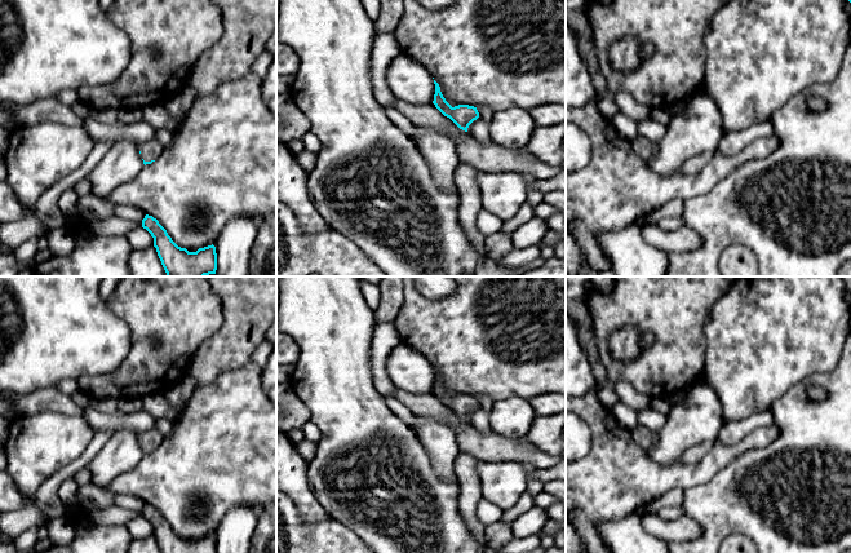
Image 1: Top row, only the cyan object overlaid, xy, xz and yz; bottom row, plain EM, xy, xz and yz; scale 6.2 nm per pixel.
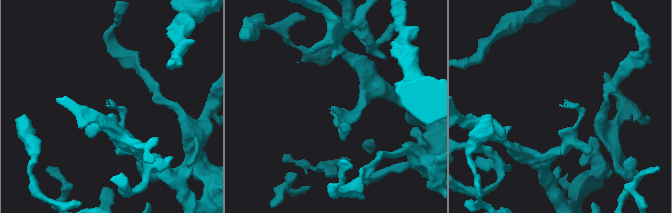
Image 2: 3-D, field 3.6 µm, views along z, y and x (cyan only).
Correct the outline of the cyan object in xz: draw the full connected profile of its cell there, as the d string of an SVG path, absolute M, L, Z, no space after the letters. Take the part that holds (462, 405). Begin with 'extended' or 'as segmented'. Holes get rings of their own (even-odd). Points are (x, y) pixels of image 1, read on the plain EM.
as segmented; M434 370L435 384L433 393L447 407L449 407L460 419L467 421L469 415L479 407L477 397L458 394L452 397L440 381L439 373Z

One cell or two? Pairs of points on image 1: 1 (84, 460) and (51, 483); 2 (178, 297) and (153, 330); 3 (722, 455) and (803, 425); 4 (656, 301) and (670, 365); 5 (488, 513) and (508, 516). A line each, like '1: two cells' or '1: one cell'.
1: one cell
2: one cell
3: two cells
4: one cell
5: two cells

